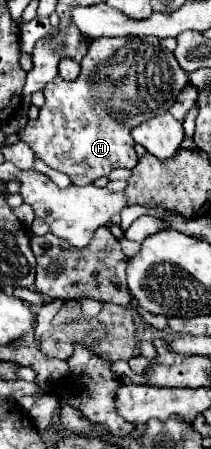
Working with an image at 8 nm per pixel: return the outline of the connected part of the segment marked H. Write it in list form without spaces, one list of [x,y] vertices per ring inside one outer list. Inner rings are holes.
[[[101,37],[93,39],[85,55],[83,73],[75,81],[55,77],[43,89],[45,103],[35,121],[29,121],[25,129],[19,131],[19,139],[31,145],[35,155],[49,165],[71,177],[73,185],[89,185],[109,171],[125,167],[133,169],[139,161],[135,153],[135,141],[131,129],[155,115],[167,113],[177,101],[179,91],[189,81],[187,73],[177,65],[177,59],[167,51],[157,37]]]

